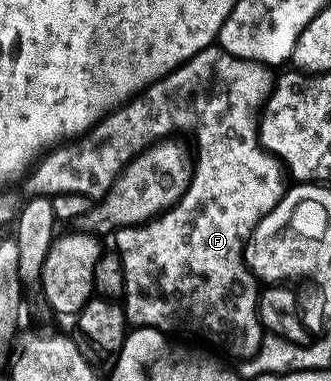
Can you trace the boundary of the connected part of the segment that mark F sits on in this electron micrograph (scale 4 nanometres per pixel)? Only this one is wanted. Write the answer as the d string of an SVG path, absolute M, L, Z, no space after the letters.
M220 47L200 51L159 81L152 82L137 97L112 110L85 135L49 150L25 174L27 194L82 193L98 199L110 188L126 162L146 146L173 134L170 132L177 125L194 125L198 153L196 149L194 173L182 198L166 212L141 225L124 226L112 237L113 248L124 267L124 308L131 326L159 329L167 335L187 333L231 353L235 359L249 359L257 354L264 336L262 320L258 317L260 282L246 265L244 254L254 228L268 211L272 211L272 207L276 207L276 203L280 203L288 188L282 162L273 157L258 139L260 110L274 90L276 80L275 74L270 73L273 73L271 66L240 59Z

